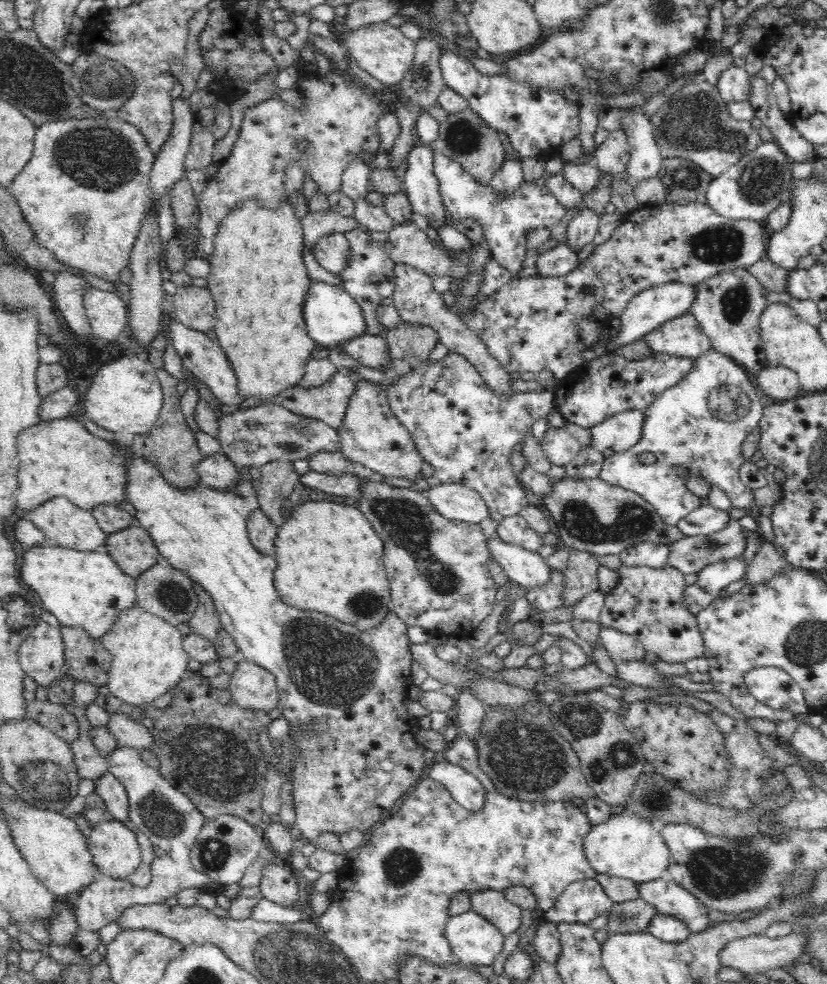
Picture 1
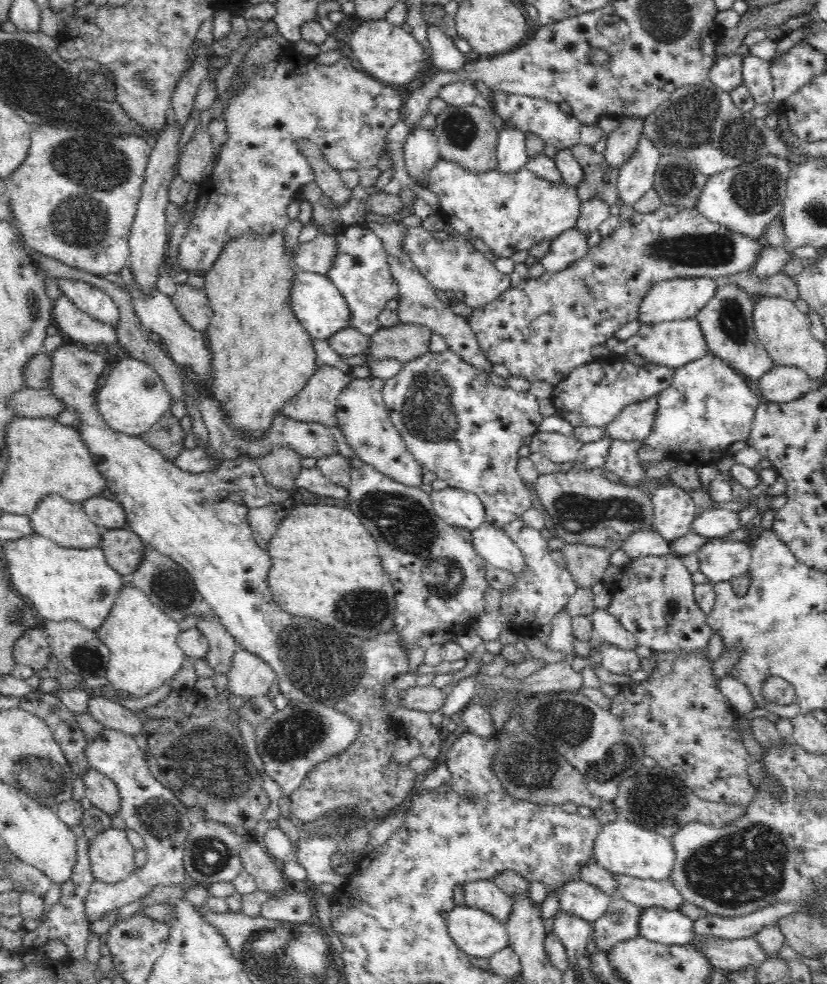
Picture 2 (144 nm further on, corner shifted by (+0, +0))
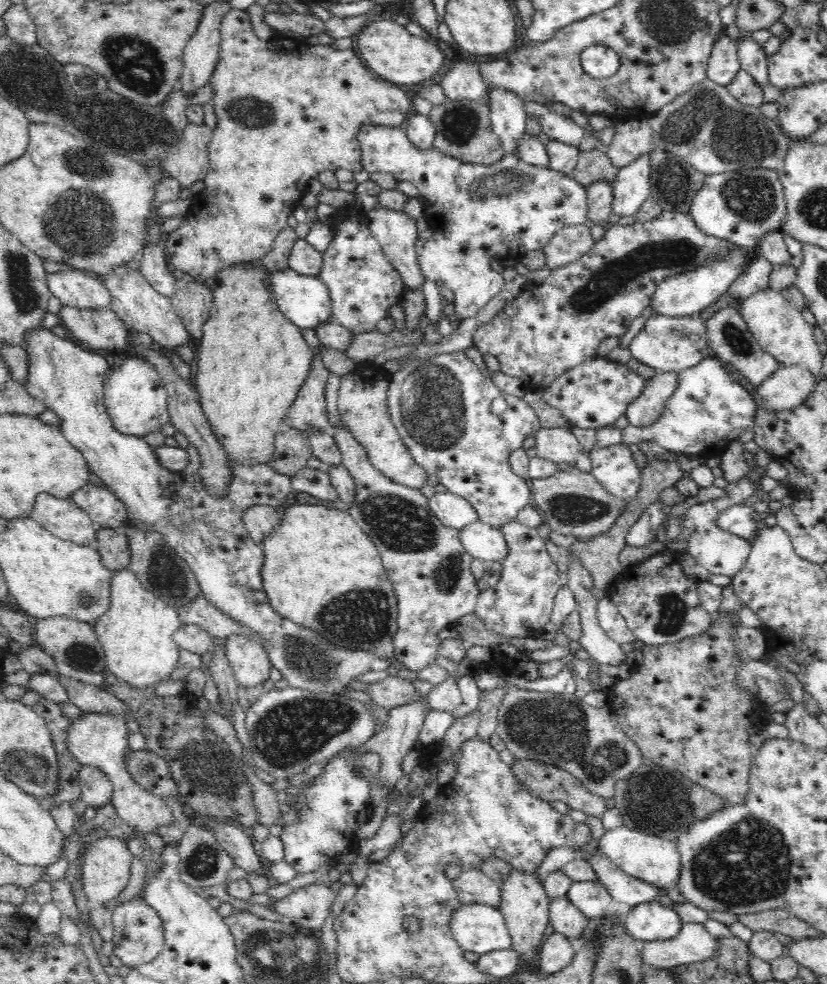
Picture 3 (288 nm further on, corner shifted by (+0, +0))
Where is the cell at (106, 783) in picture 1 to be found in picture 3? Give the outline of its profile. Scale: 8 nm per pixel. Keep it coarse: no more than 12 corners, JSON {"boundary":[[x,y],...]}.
{"boundary":[[80,766],[82,802],[106,806],[114,784],[96,766]]}

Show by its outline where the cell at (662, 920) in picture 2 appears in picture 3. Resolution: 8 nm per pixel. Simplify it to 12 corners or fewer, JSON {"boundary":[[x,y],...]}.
{"boundary":[[658,902],[630,908],[624,924],[638,942],[674,938],[682,918]]}

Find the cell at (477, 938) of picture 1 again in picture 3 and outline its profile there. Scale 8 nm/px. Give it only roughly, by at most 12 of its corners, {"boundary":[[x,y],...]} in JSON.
{"boundary":[[466,904],[452,916],[464,952],[514,950],[500,908]]}

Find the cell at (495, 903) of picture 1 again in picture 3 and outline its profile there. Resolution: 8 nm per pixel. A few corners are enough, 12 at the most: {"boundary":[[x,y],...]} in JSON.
{"boundary":[[482,868],[462,870],[452,886],[462,906],[500,908],[500,884]]}

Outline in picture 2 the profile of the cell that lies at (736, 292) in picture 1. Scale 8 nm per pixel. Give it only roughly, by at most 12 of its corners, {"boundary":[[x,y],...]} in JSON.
{"boundary":[[720,282],[698,314],[710,354],[760,382],[776,364],[758,340],[756,296]]}

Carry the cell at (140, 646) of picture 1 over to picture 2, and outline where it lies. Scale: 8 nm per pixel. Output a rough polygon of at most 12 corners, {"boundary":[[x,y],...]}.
{"boundary":[[124,578],[106,678],[144,698],[182,670],[180,624]]}

